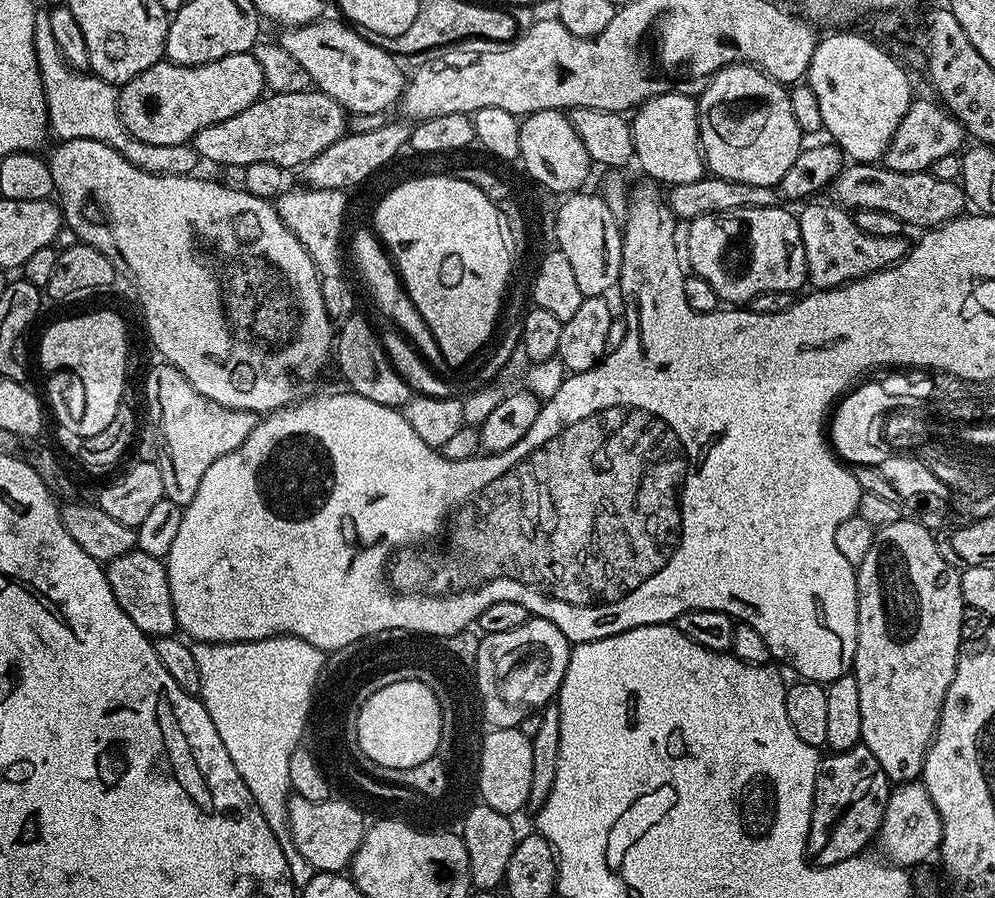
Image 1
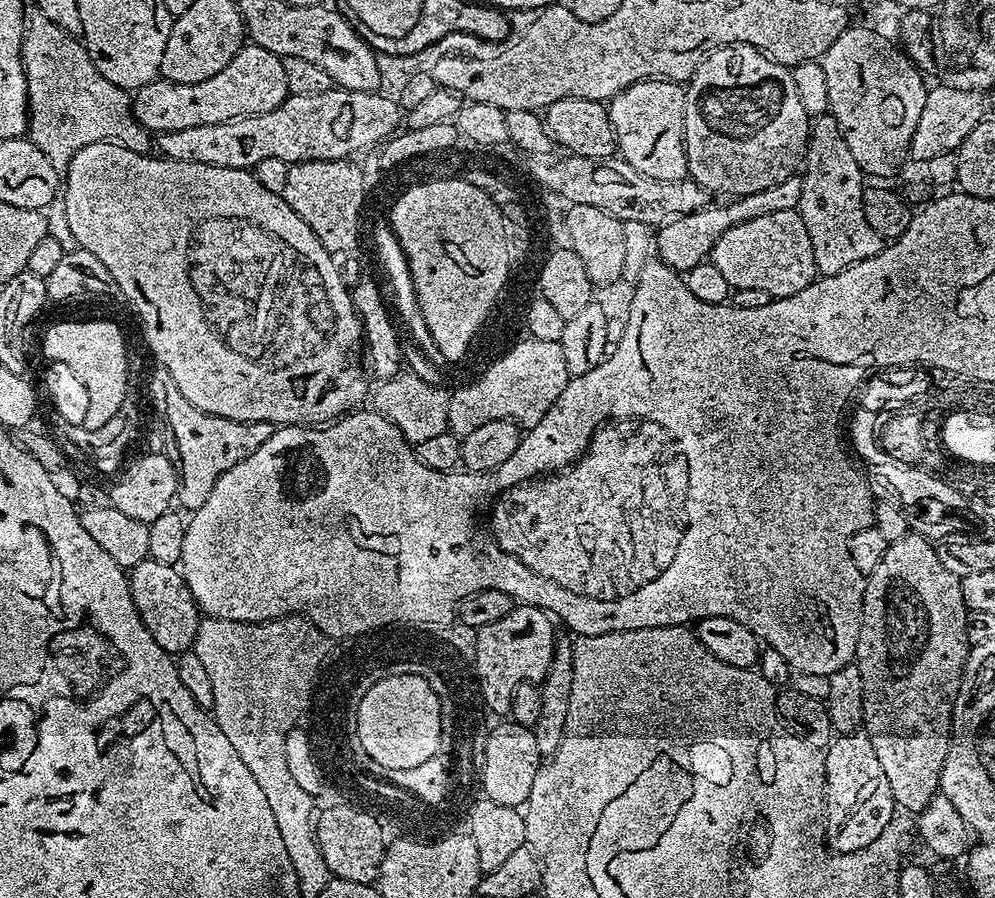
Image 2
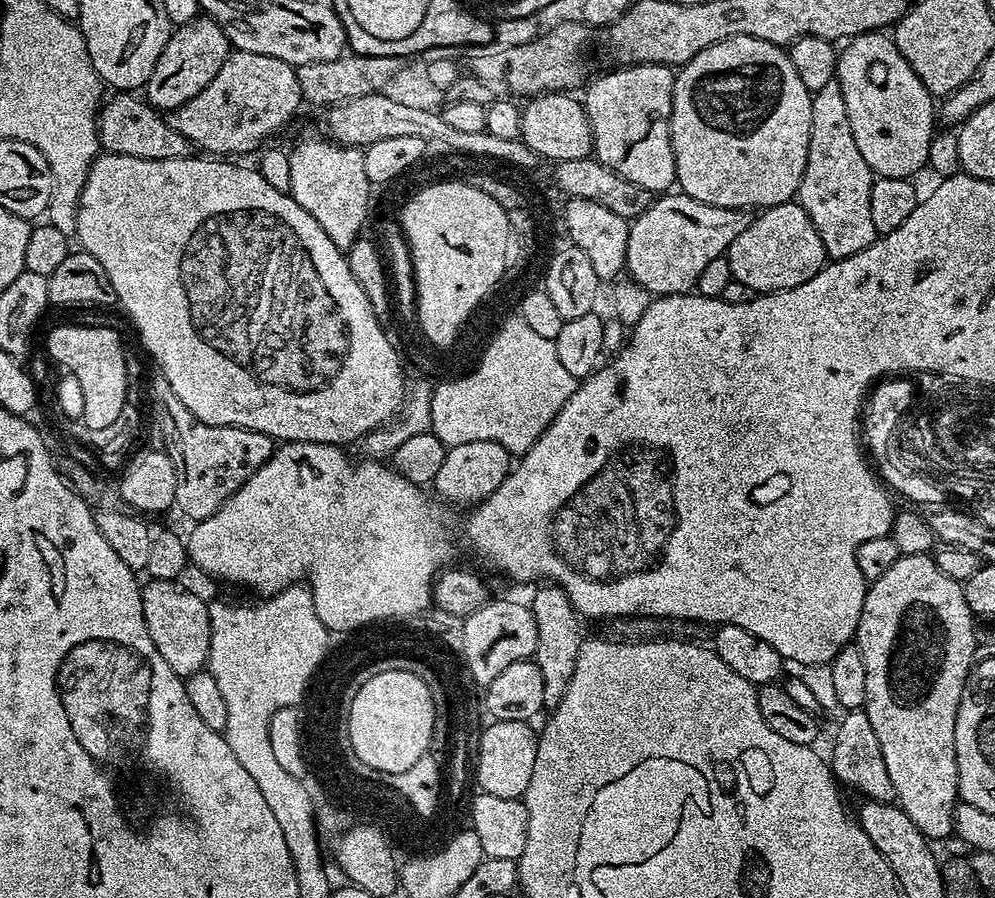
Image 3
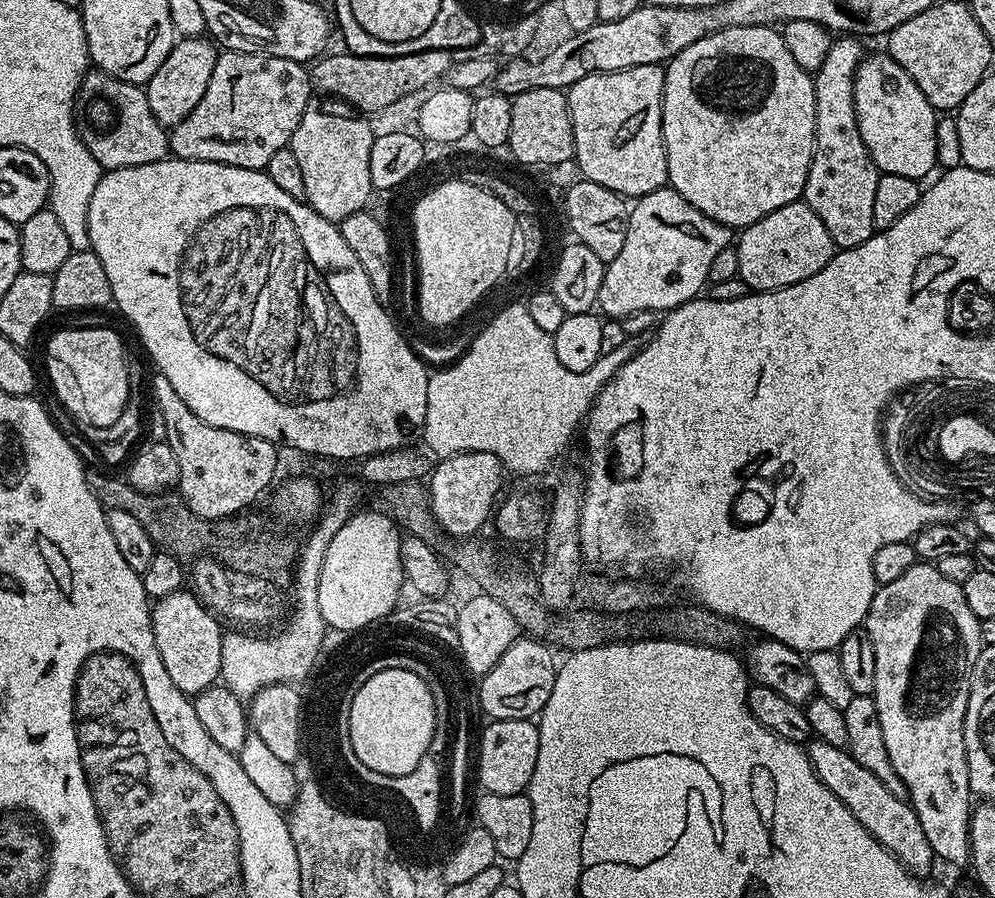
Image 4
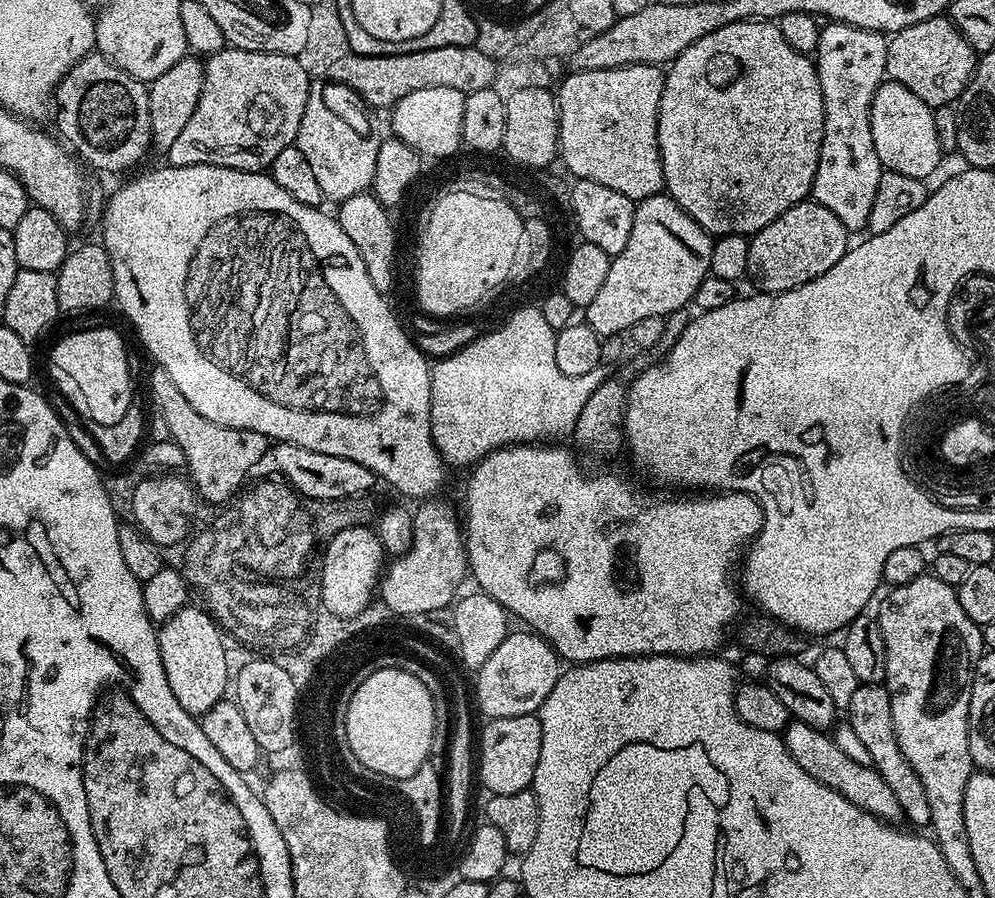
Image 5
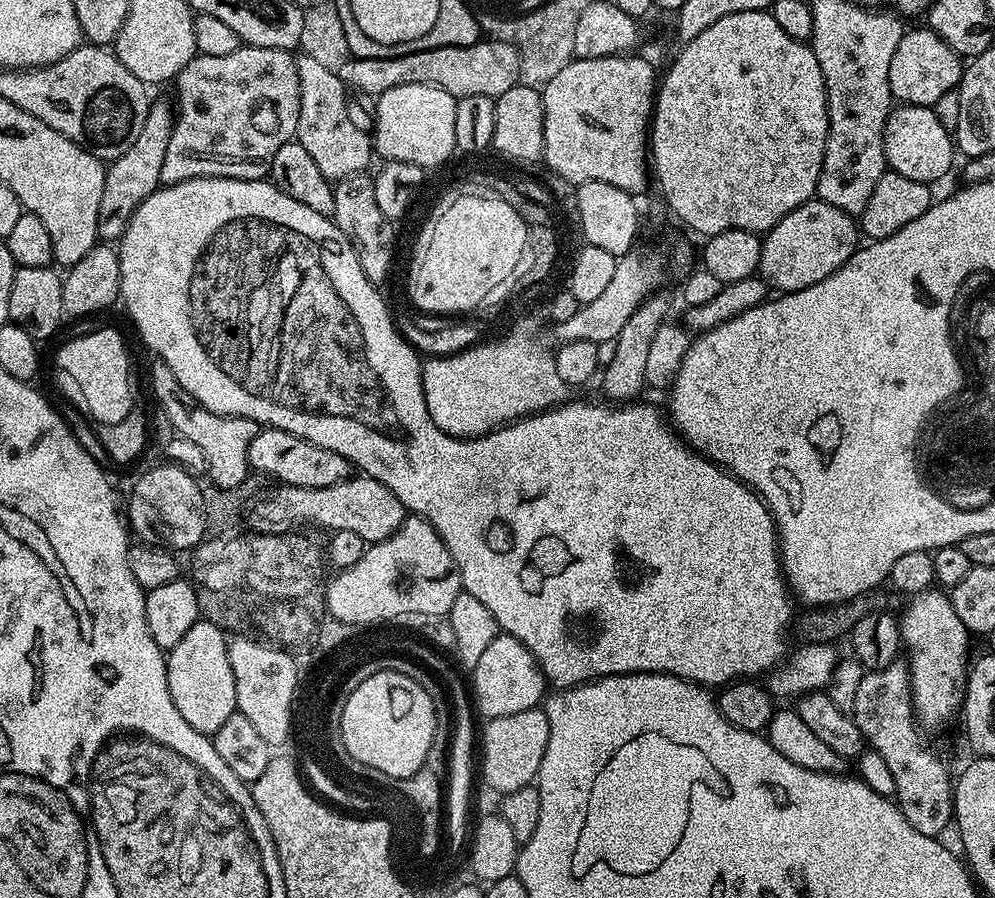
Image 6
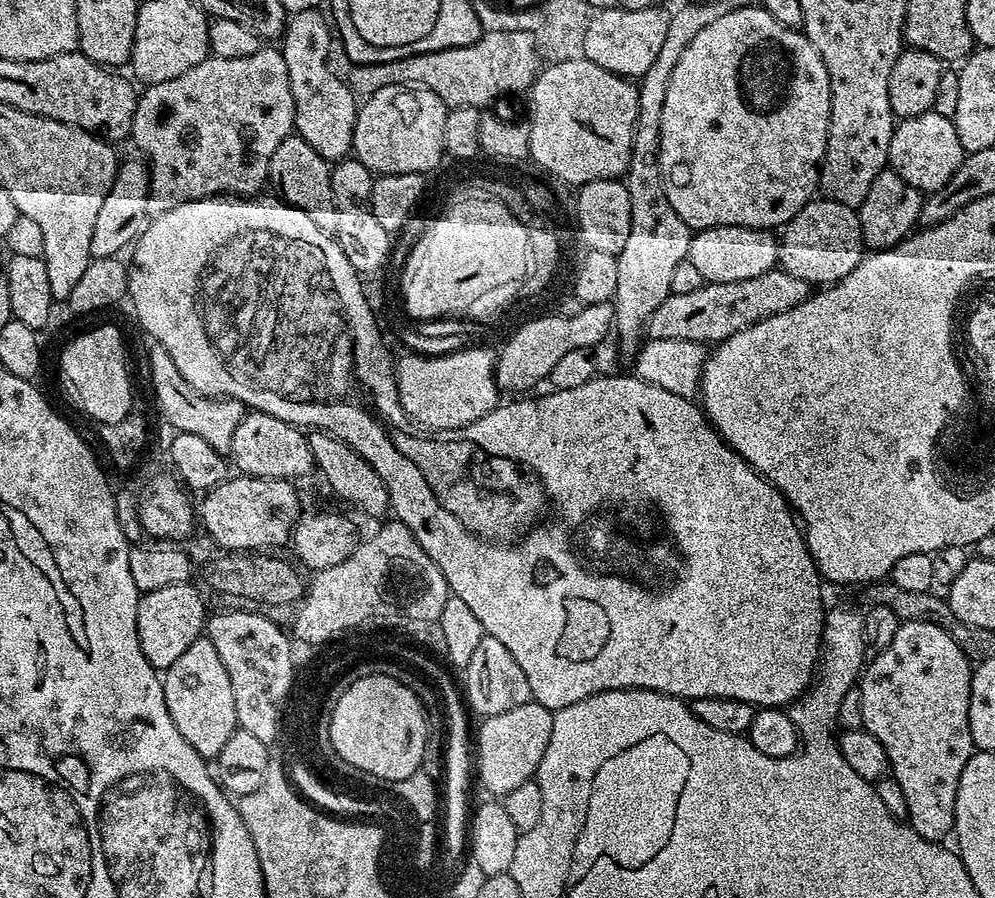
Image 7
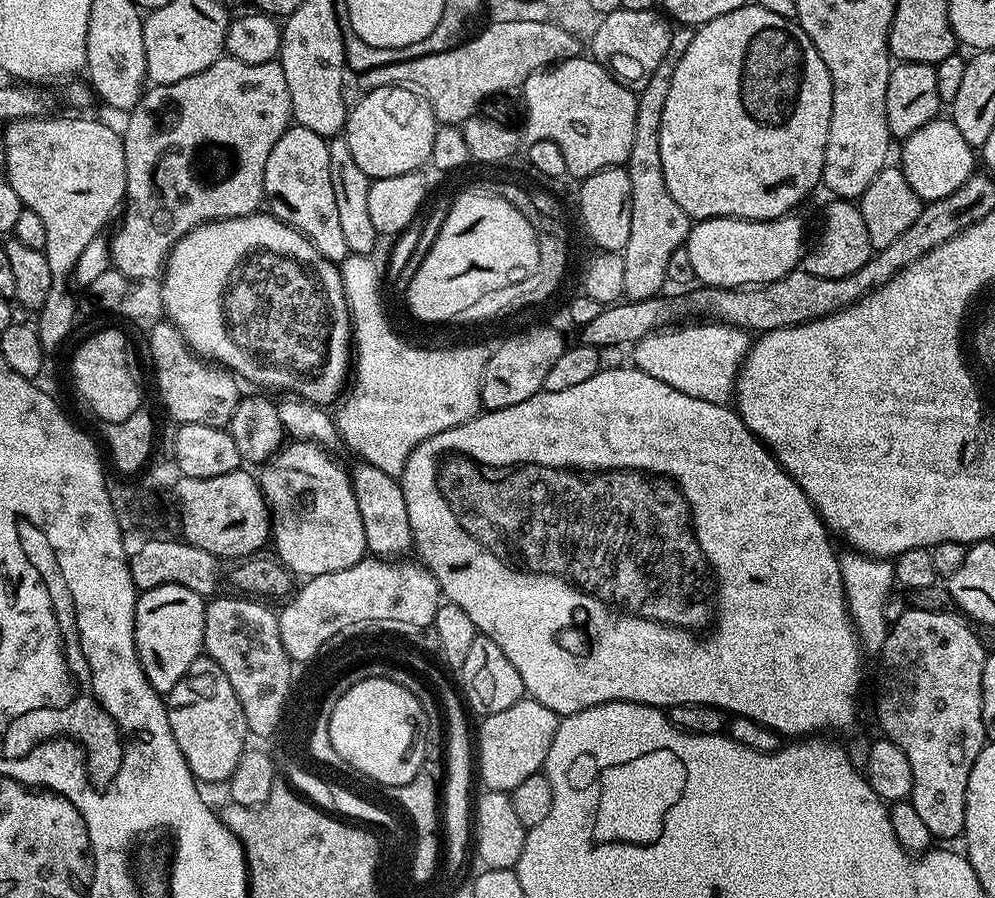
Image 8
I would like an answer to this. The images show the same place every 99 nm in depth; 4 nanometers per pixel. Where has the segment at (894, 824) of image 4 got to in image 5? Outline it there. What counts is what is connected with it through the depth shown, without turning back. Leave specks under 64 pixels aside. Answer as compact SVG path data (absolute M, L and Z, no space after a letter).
M793 719L784 729L782 739L786 750L790 750L790 758L794 758L794 762L798 762L798 766L802 766L802 770L806 770L810 778L830 786L830 790L840 792L847 800L854 802L854 806L858 806L863 812L874 814L879 820L896 822L901 819L898 798L894 798L894 790L886 786L882 774L878 774L872 765L862 765L845 755L827 731L806 726L806 722Z

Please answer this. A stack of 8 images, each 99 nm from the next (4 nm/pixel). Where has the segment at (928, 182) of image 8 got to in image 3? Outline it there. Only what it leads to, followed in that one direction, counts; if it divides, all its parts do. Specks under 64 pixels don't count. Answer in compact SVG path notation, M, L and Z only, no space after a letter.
M877 30L875 32L864 32L860 36L851 37L839 49L836 57L836 80L840 84L842 90L842 98L846 102L846 114L850 117L850 130L854 133L854 143L858 145L858 150L862 154L862 158L866 158L866 166L872 168L873 173L877 177L885 176L886 178L902 178L907 180L915 177L915 172L922 169L928 163L928 155L930 154L930 142L934 135L934 129L937 127L936 116L938 120L938 112L932 109L934 97L932 93L926 90L926 86L922 86L922 82L918 78L918 74L914 74L914 70L910 66L910 62L906 62L906 58L902 58L902 54L898 50L895 39L891 35L885 34L883 31Z

